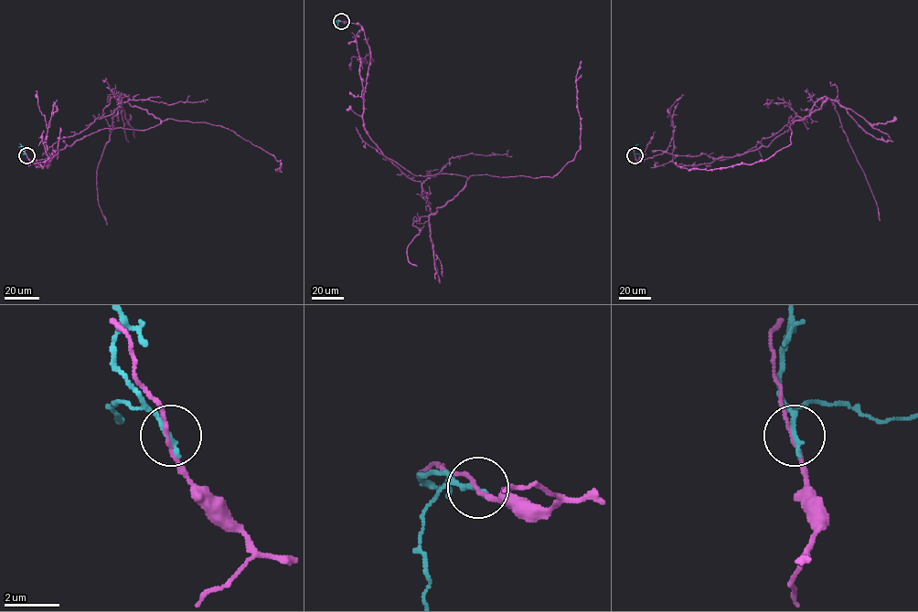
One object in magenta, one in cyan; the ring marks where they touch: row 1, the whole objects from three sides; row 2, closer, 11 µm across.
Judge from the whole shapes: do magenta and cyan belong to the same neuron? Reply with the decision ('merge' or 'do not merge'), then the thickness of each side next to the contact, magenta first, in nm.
do not merge | 110/220 nm

